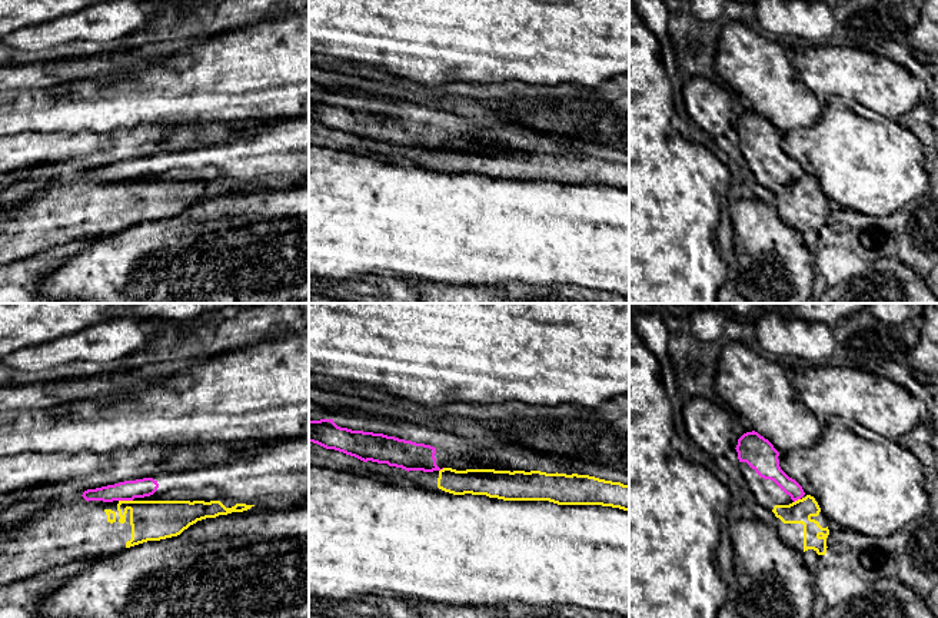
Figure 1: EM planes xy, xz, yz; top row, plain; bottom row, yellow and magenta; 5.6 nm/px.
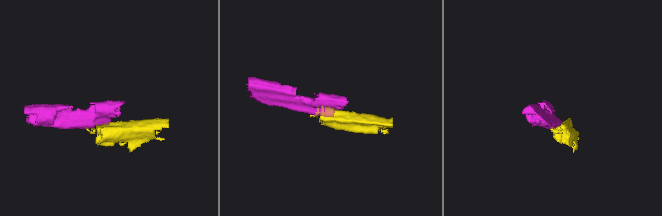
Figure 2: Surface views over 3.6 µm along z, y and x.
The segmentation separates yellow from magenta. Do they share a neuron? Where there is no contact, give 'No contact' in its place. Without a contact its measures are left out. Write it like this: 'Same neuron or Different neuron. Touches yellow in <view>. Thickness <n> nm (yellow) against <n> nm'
Different neuron. Touches yellow in xy. Thickness 220 nm (yellow) against 110 nm

